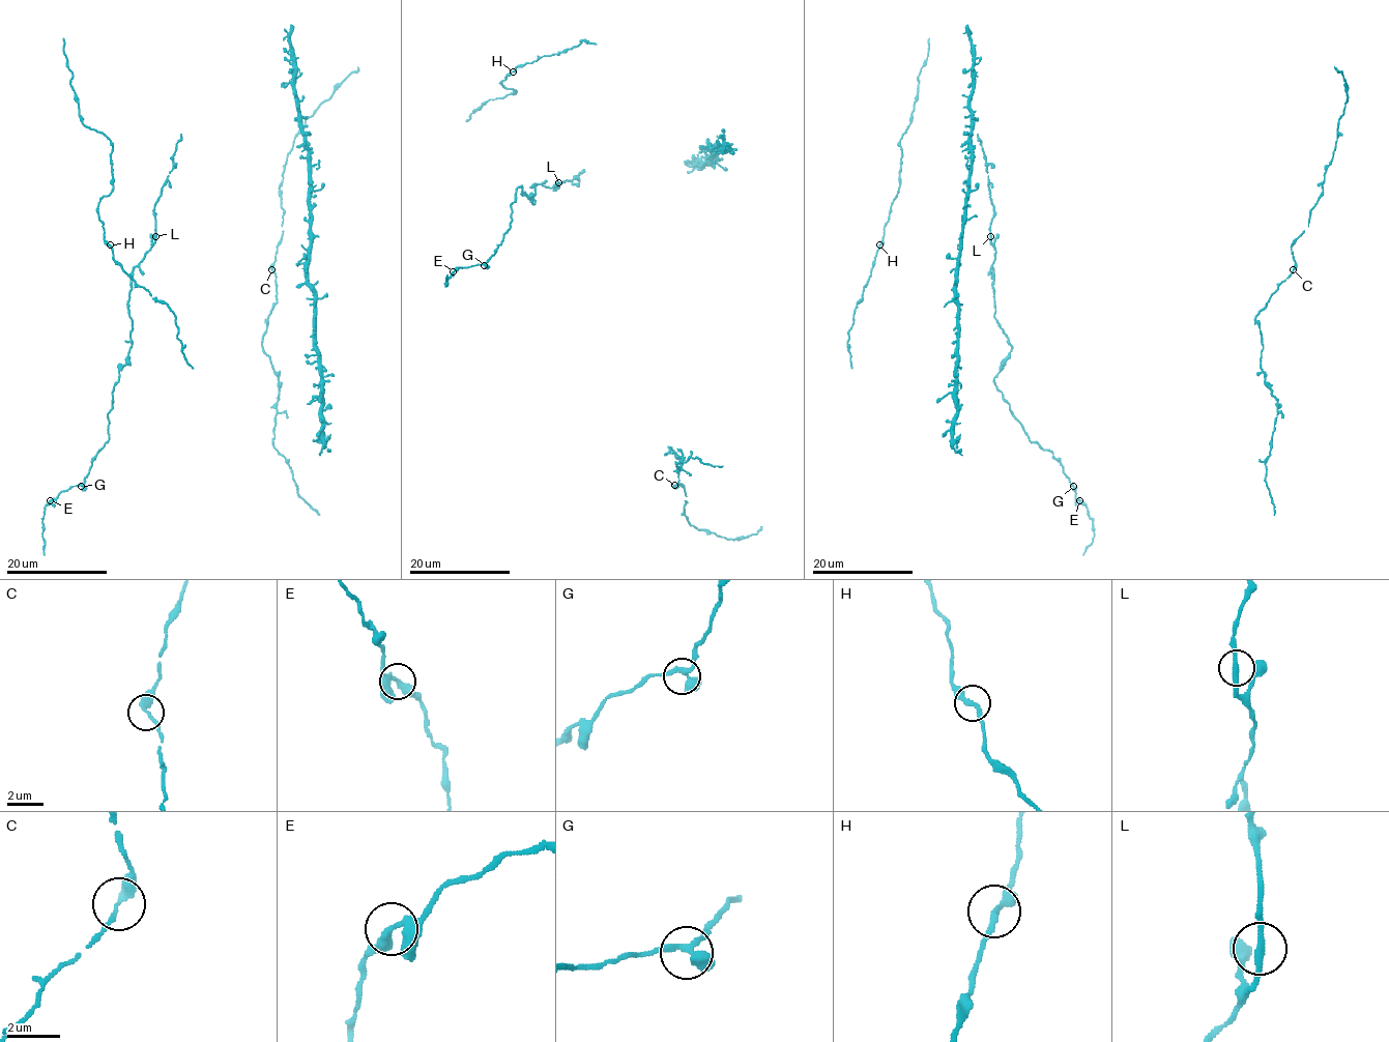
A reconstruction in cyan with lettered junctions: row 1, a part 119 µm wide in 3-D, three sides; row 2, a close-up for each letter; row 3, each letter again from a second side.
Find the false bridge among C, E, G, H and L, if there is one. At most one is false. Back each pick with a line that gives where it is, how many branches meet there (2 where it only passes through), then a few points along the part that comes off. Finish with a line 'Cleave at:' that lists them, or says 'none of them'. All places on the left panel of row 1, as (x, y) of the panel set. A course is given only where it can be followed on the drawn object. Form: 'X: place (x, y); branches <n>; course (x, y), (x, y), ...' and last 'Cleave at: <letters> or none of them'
Cleave at: none of them

